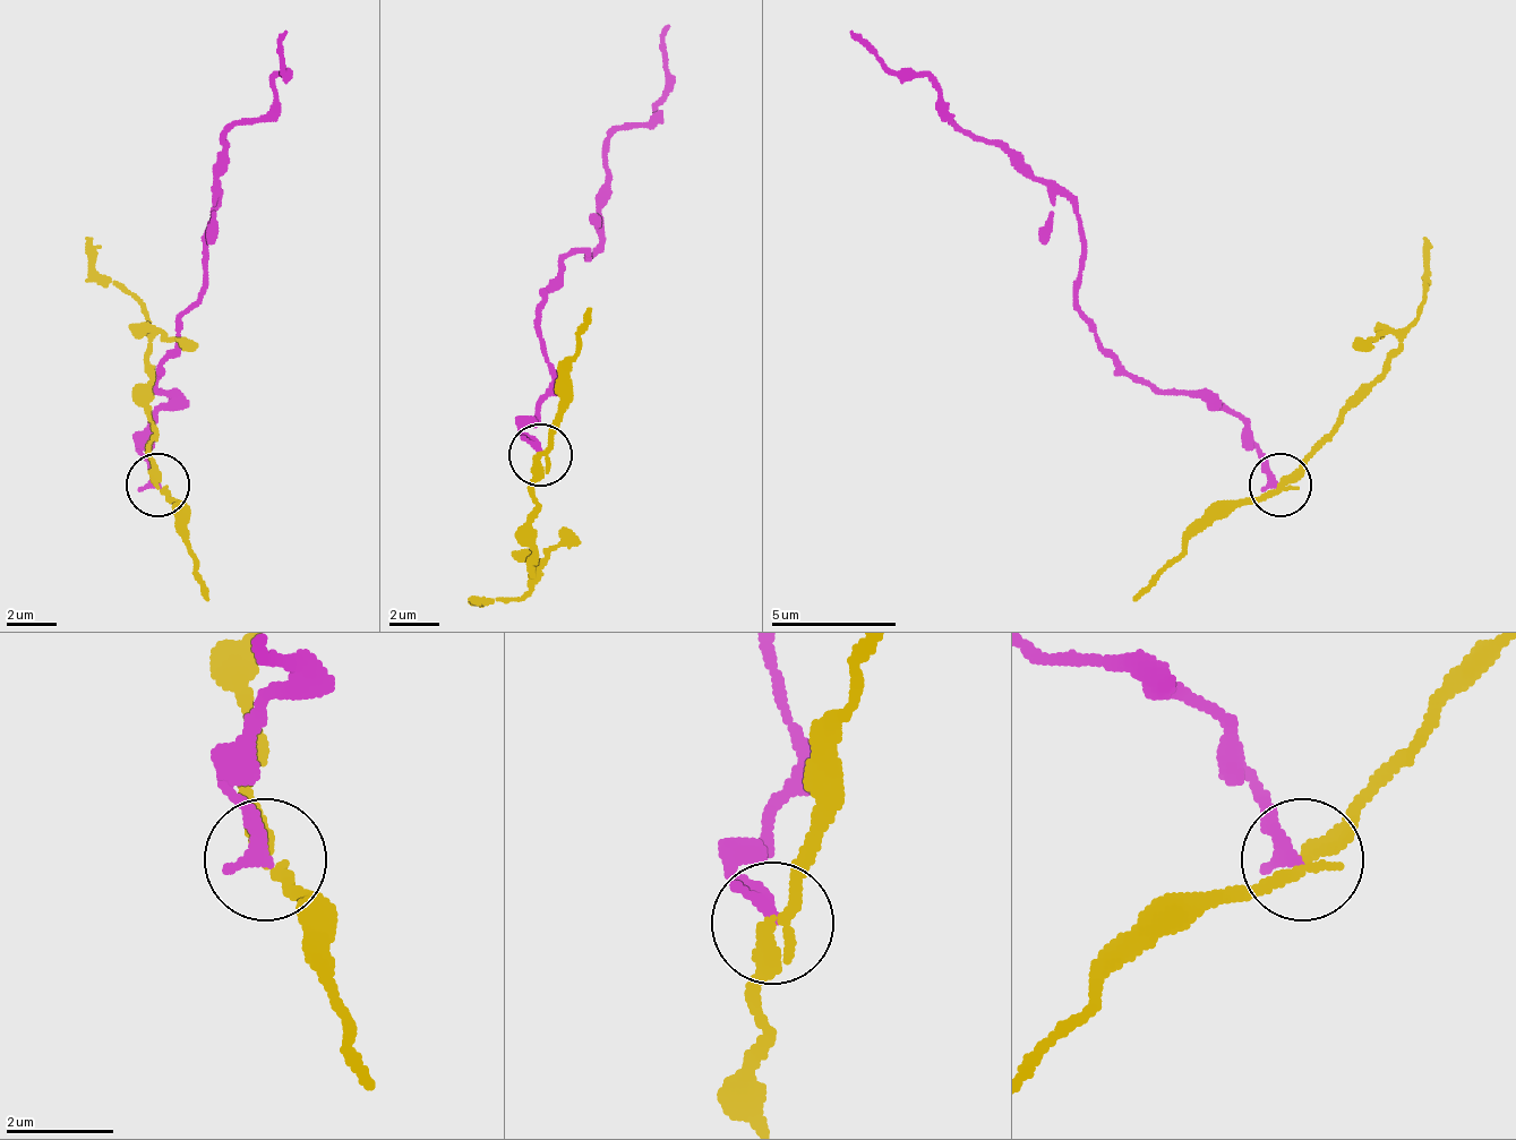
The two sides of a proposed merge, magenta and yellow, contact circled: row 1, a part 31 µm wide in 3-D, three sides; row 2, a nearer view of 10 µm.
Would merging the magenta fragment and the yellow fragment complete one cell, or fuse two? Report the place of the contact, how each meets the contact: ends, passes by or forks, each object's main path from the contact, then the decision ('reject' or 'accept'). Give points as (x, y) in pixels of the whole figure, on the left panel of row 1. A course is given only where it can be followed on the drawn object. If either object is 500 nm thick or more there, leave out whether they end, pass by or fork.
at (157, 485); magenta ends there; yellow passes by; magenta runs (155, 483), (143, 433), (169, 395), (155, 376), (206, 282), (212, 207), (224, 138), (275, 101), (288, 32); yellow runs (155, 483), (150, 320), (93, 264), (87, 239); reject

